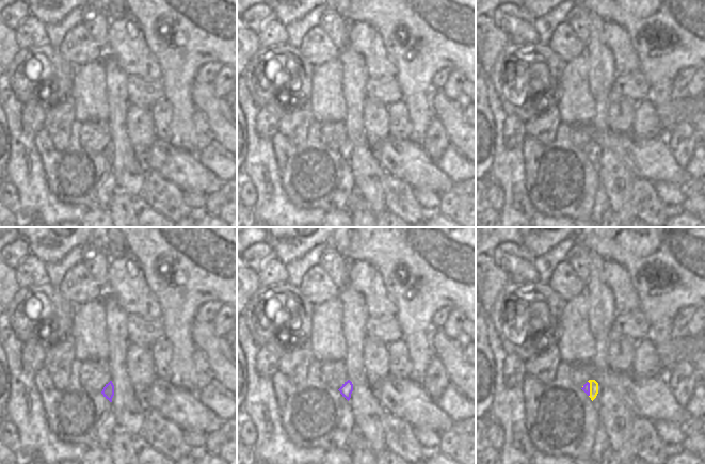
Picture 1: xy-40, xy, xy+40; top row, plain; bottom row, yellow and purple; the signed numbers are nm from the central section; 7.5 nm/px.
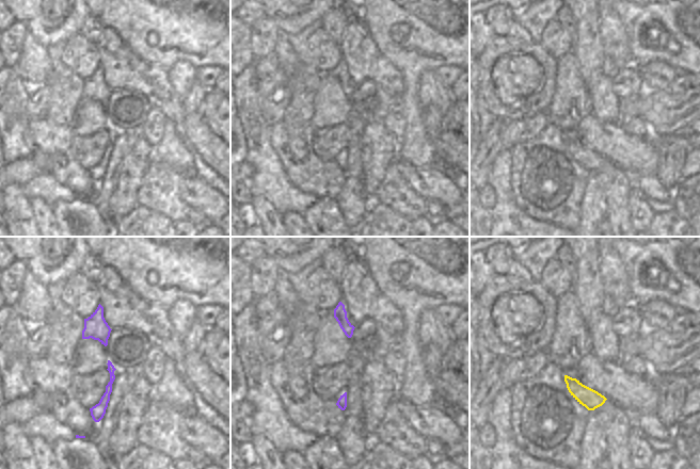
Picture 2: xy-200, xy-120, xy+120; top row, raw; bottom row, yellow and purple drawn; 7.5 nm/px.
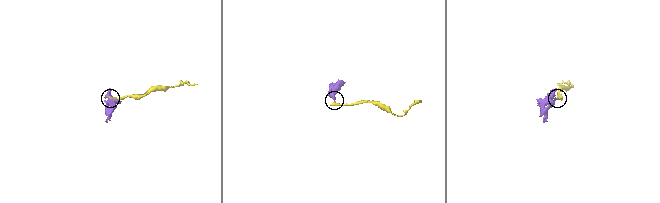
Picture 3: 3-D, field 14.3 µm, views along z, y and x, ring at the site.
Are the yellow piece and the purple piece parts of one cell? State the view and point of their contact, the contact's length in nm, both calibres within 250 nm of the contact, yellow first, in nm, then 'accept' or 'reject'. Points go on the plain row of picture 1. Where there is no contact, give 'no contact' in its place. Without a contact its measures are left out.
xy+40 (590, 149) | 120 nm | 60/60 nm | reject

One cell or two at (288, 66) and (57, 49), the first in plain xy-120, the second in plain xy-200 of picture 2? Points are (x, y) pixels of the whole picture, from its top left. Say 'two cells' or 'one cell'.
two cells

